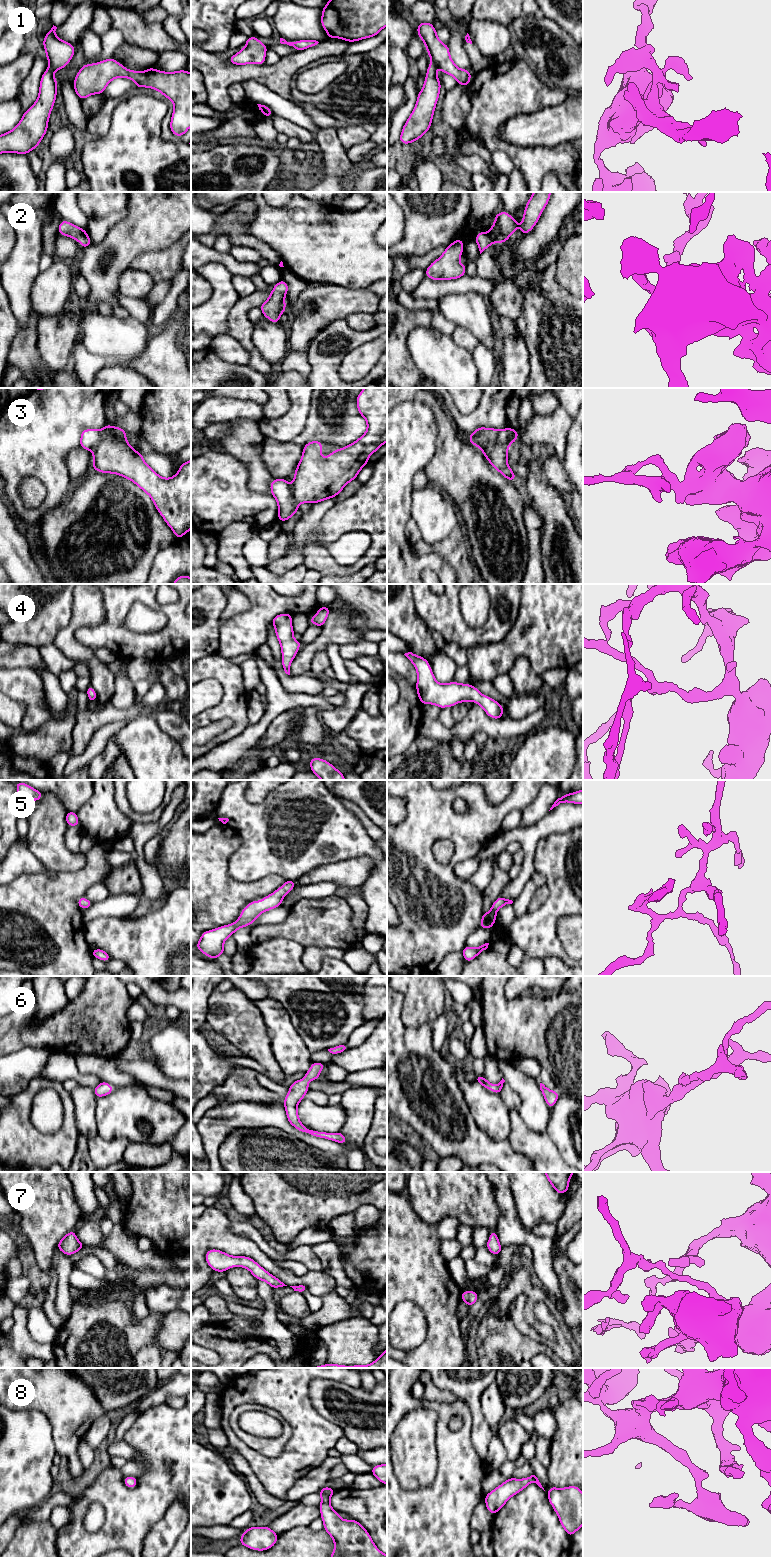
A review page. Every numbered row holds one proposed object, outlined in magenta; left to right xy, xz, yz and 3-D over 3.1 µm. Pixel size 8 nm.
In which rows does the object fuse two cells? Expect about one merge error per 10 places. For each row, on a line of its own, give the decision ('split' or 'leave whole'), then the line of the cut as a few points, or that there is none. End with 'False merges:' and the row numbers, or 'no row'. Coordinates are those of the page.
1: leave whole | no cut
2: leave whole | no cut
3: split | xy (101, 430), (101, 439), (93, 451)
4: leave whole | no cut
5: leave whole | no cut
6: leave whole | no cut
7: leave whole | no cut
8: leave whole | no cut
False merges: 3

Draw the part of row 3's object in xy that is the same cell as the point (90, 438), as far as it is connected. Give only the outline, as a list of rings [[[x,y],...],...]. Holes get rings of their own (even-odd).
[[[84,429],[81,432],[80,447],[85,450],[94,451],[99,444],[101,437],[101,430]]]

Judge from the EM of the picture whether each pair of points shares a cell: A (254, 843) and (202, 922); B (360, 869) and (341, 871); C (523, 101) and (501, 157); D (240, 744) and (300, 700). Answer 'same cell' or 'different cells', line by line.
A: different cells
B: same cell
C: different cells
D: same cell

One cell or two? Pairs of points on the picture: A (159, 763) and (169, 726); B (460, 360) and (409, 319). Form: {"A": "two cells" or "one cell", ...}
{"A": "two cells", "B": "two cells"}

